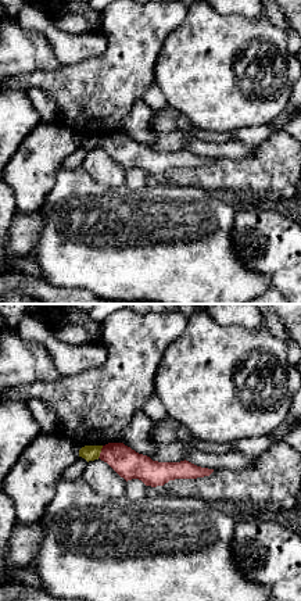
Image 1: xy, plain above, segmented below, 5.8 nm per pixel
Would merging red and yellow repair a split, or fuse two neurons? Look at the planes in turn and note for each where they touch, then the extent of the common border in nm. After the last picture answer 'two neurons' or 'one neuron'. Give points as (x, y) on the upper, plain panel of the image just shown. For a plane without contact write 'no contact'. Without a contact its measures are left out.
(101, 140) | 80 nm

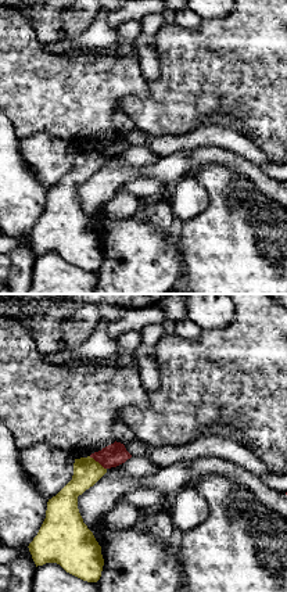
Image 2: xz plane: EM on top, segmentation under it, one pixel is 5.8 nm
(97, 150) | 130 nm

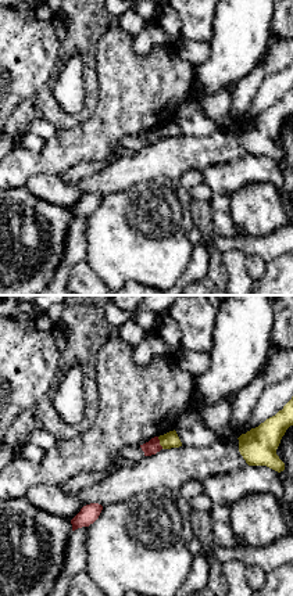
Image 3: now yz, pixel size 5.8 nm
(158, 132) | 80 nm

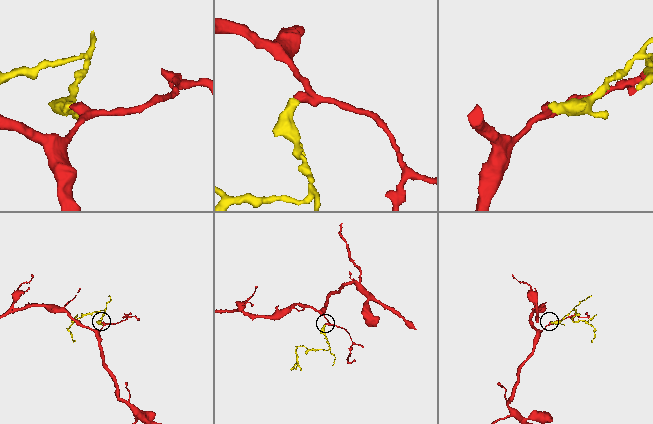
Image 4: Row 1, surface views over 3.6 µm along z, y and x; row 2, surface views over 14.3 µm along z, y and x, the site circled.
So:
two neurons

